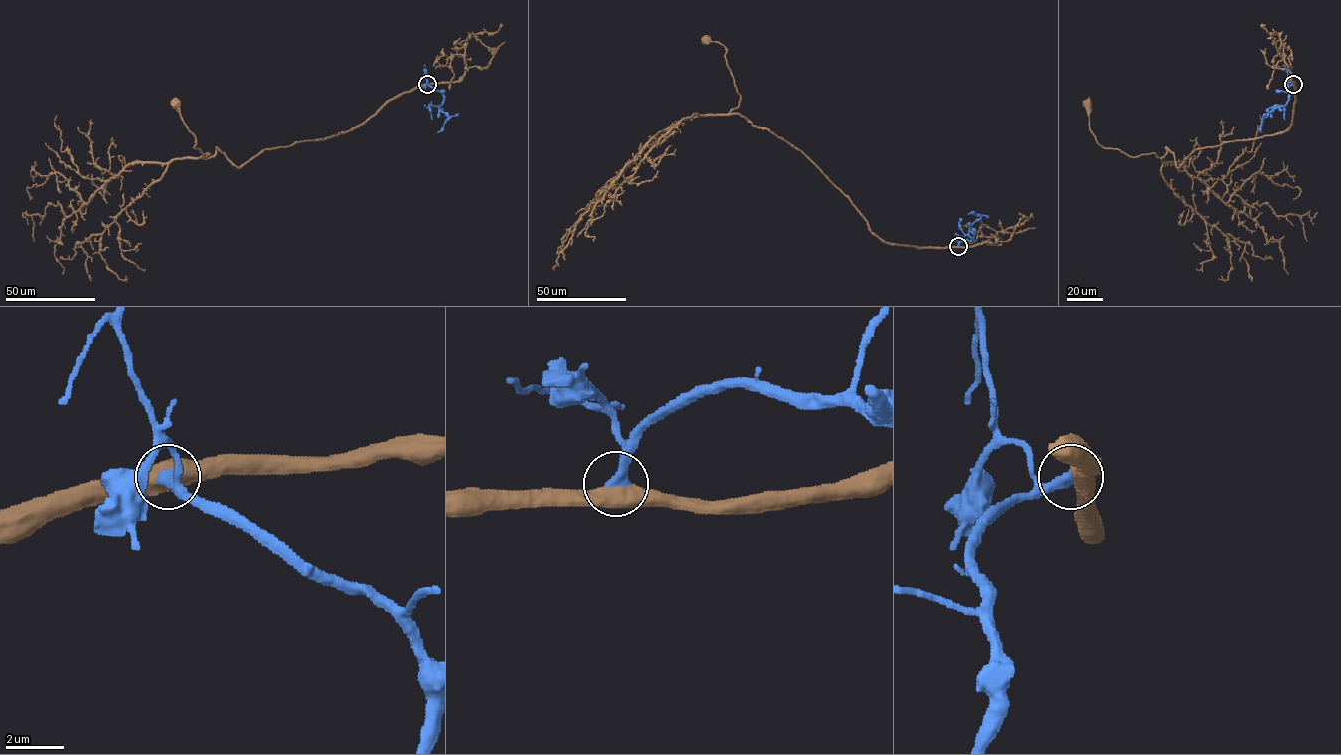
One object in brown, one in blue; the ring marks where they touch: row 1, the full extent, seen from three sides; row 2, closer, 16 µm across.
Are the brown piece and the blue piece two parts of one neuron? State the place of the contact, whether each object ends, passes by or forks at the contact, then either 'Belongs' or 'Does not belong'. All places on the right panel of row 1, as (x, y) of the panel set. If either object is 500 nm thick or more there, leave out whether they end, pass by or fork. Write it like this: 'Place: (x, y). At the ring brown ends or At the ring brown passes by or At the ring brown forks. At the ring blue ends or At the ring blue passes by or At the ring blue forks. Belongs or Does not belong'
Place: (1293, 84). Belongs

